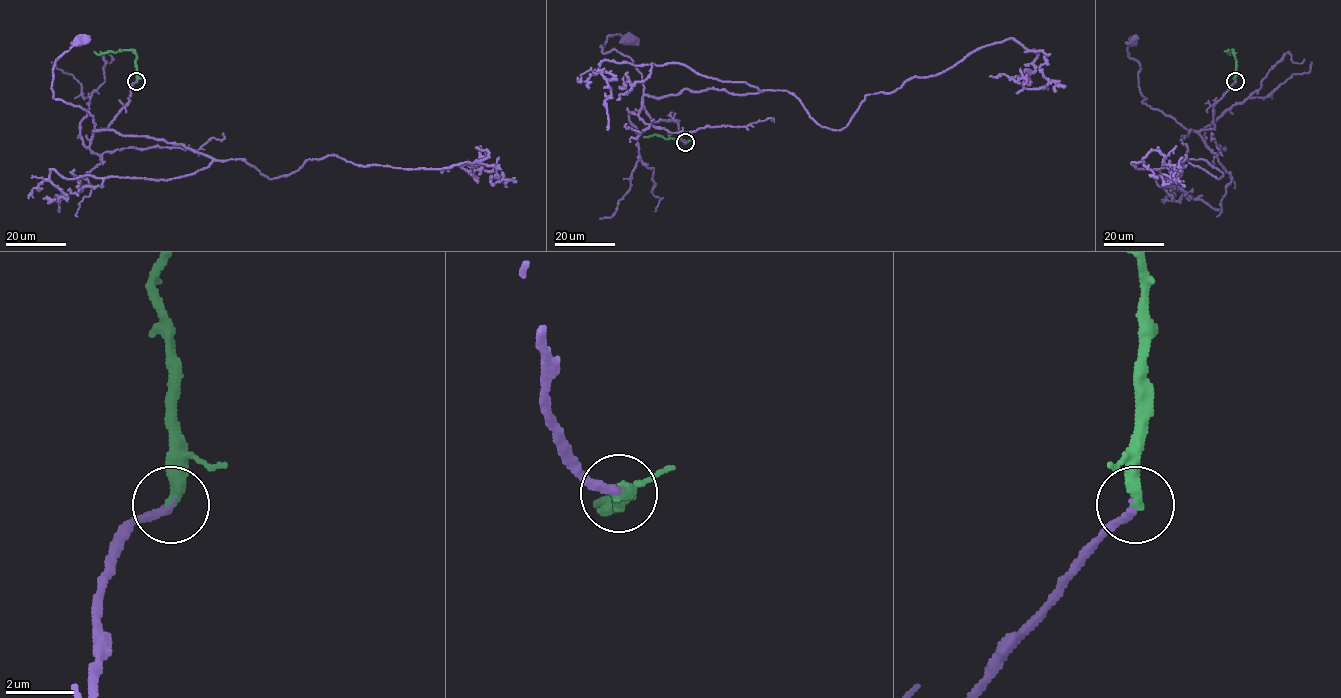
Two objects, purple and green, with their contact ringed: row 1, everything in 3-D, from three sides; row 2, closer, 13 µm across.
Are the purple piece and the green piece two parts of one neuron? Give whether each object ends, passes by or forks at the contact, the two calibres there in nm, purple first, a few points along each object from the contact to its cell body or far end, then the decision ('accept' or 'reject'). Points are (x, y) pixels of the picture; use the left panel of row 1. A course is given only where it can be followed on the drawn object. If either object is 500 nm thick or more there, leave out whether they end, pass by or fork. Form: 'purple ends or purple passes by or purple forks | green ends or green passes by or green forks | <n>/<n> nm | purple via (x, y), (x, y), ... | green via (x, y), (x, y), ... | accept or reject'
purple ends | green ends | 240/400 nm | purple via (137, 82), (131, 86), (130, 101), (111, 123), (94, 132), (93, 117), (53, 97), (54, 65), (77, 40) | green via (137, 82), (137, 55), (131, 50), (97, 54), (94, 51) | accept

